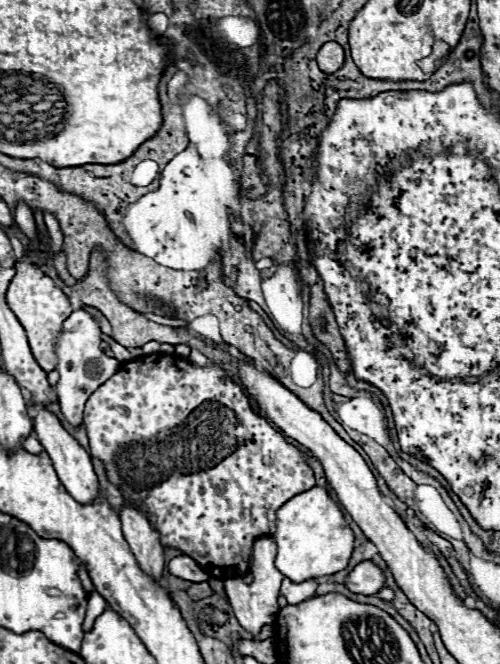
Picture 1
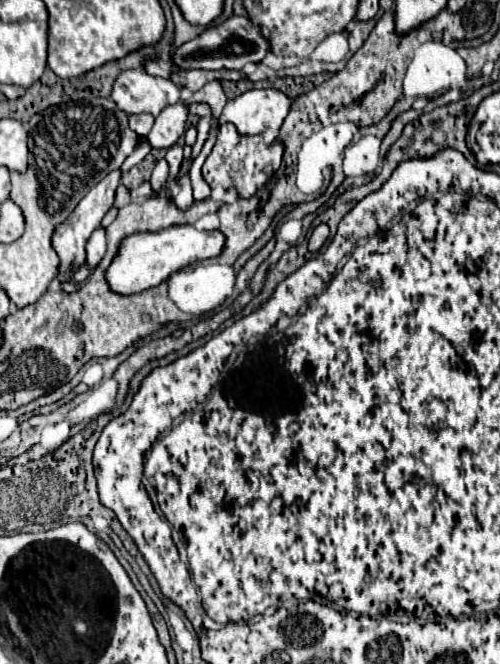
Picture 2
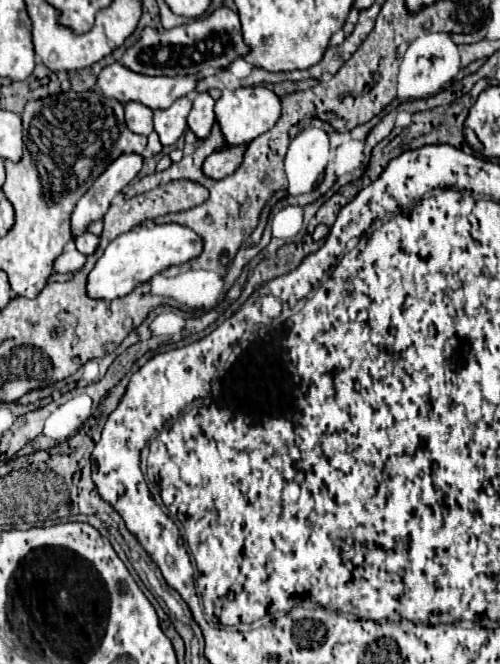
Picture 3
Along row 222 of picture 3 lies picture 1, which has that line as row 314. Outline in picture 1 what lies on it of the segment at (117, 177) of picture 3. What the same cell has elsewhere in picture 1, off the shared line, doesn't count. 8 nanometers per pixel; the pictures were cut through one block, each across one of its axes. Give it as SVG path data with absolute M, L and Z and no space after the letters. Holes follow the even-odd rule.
M82 308L72 312L68 316L68 320L64 320L62 324L62 332L58 336L58 342L56 342L56 354L58 354L58 364L56 364L56 370L60 374L60 380L56 384L56 392L58 392L58 402L60 402L60 408L62 408L62 414L64 418L74 426L78 428L82 424L82 412L84 412L84 404L86 400L90 398L90 394L100 386L104 384L112 374L118 372L120 368L120 362L116 358L110 358L102 352L100 348L100 328L98 328L98 322L88 314L84 312Z

